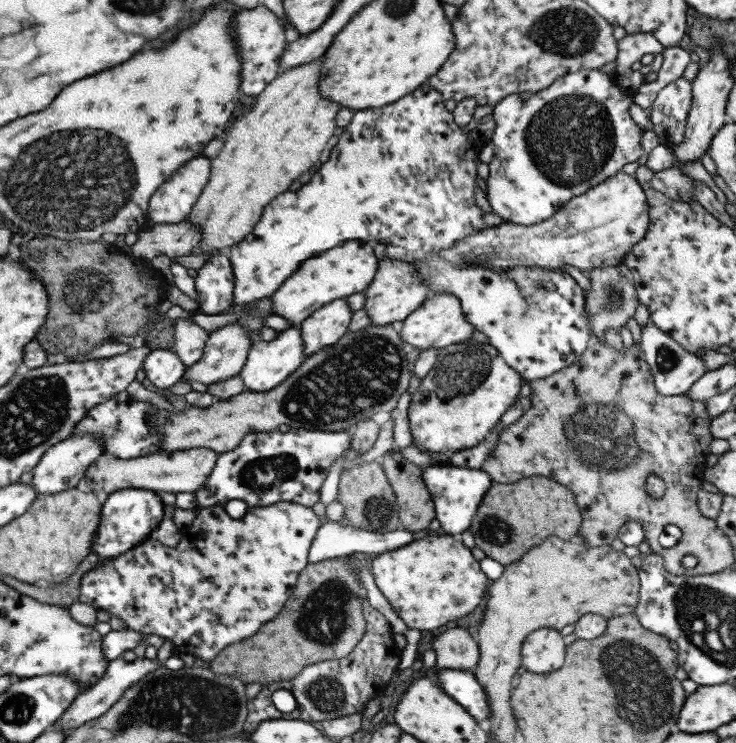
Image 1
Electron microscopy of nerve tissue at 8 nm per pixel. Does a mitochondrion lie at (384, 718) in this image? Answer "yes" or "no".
no

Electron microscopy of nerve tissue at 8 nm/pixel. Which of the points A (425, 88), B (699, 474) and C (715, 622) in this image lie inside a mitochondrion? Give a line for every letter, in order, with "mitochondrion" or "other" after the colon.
A: other
B: other
C: mitochondrion

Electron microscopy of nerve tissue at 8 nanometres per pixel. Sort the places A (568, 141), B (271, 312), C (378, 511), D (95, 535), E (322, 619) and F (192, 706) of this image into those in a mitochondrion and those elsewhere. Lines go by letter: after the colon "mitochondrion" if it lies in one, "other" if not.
A: mitochondrion
B: other
C: mitochondrion
D: other
E: mitochondrion
F: mitochondrion

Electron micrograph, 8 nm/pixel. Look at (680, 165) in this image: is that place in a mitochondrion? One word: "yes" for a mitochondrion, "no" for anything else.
no

